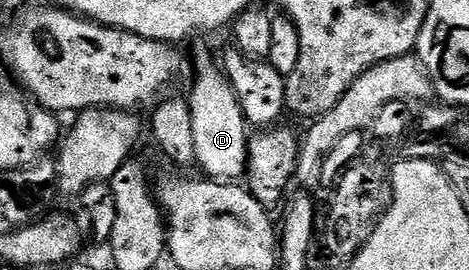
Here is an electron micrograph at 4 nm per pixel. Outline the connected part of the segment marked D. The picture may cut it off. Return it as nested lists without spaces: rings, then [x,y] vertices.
[[[204,48],[196,52],[196,81],[192,84],[192,96],[187,97],[187,102],[194,122],[195,163],[200,164],[204,171],[201,173],[221,182],[239,181],[248,170],[250,128],[227,71],[221,65],[219,68]]]

